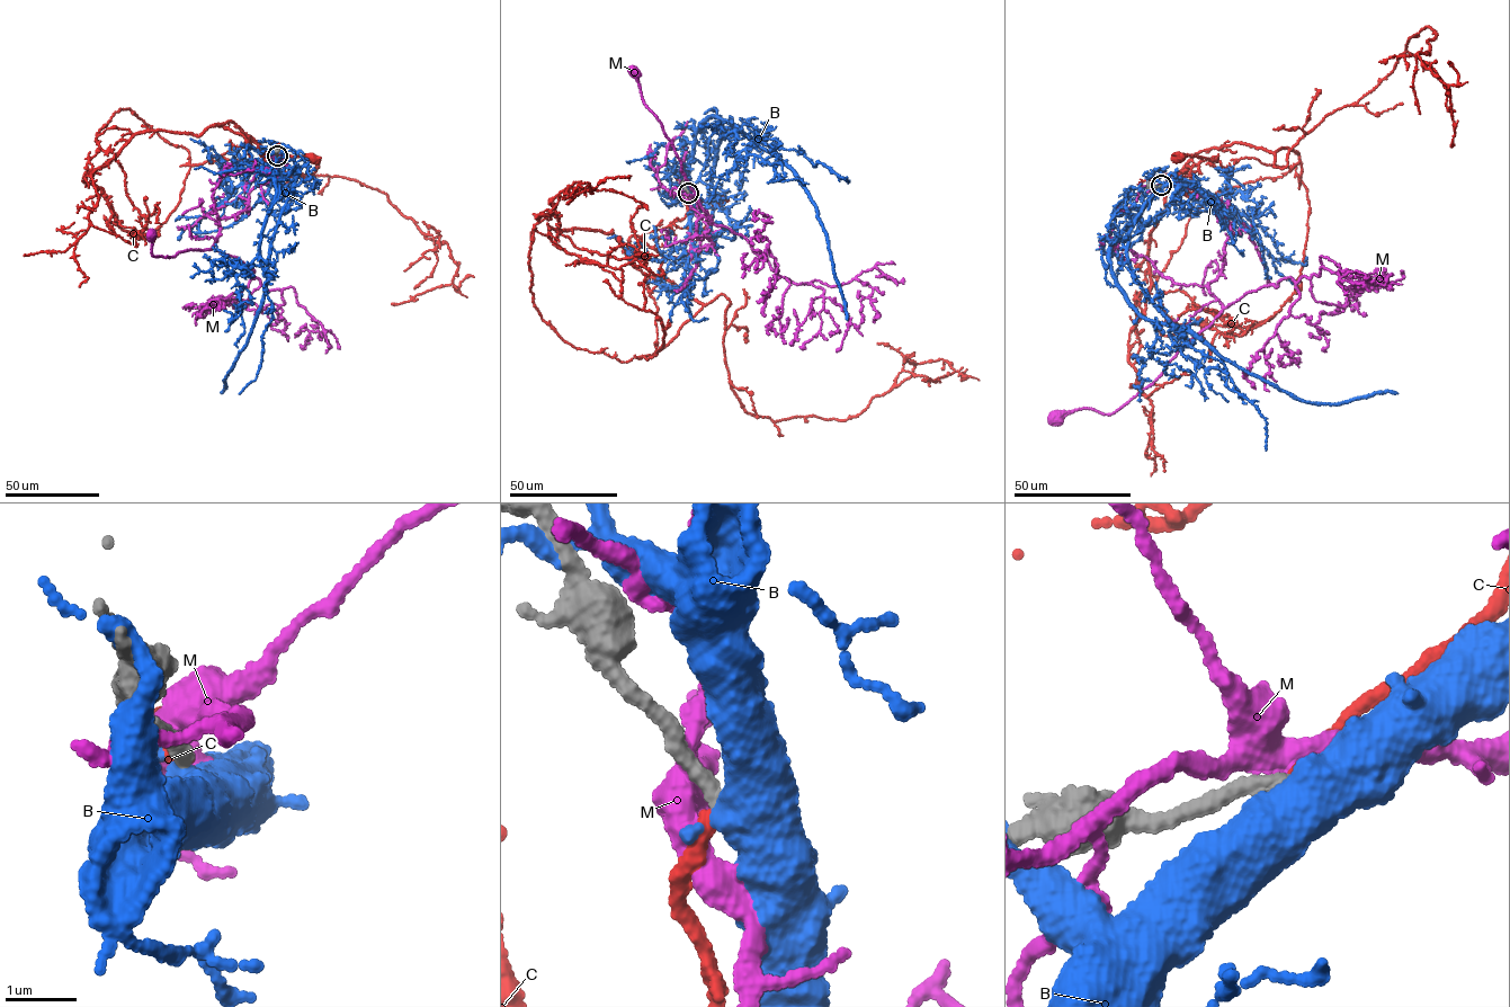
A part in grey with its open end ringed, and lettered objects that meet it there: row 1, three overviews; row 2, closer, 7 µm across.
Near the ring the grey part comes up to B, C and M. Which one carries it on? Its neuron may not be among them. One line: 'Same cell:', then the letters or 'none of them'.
Same cell: none of them

